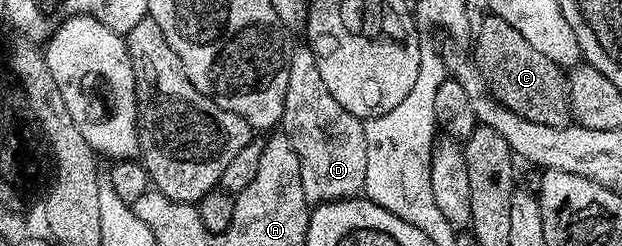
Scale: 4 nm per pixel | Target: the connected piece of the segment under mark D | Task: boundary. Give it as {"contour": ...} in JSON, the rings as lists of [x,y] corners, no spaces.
{"contour":[[[307,44],[291,51],[290,84],[286,84],[283,133],[287,134],[302,172],[302,192],[306,192],[309,204],[337,202],[343,198],[355,198],[364,189],[366,180],[366,136],[364,122],[354,117],[334,96],[322,81],[322,72],[314,60],[314,52]]]}

